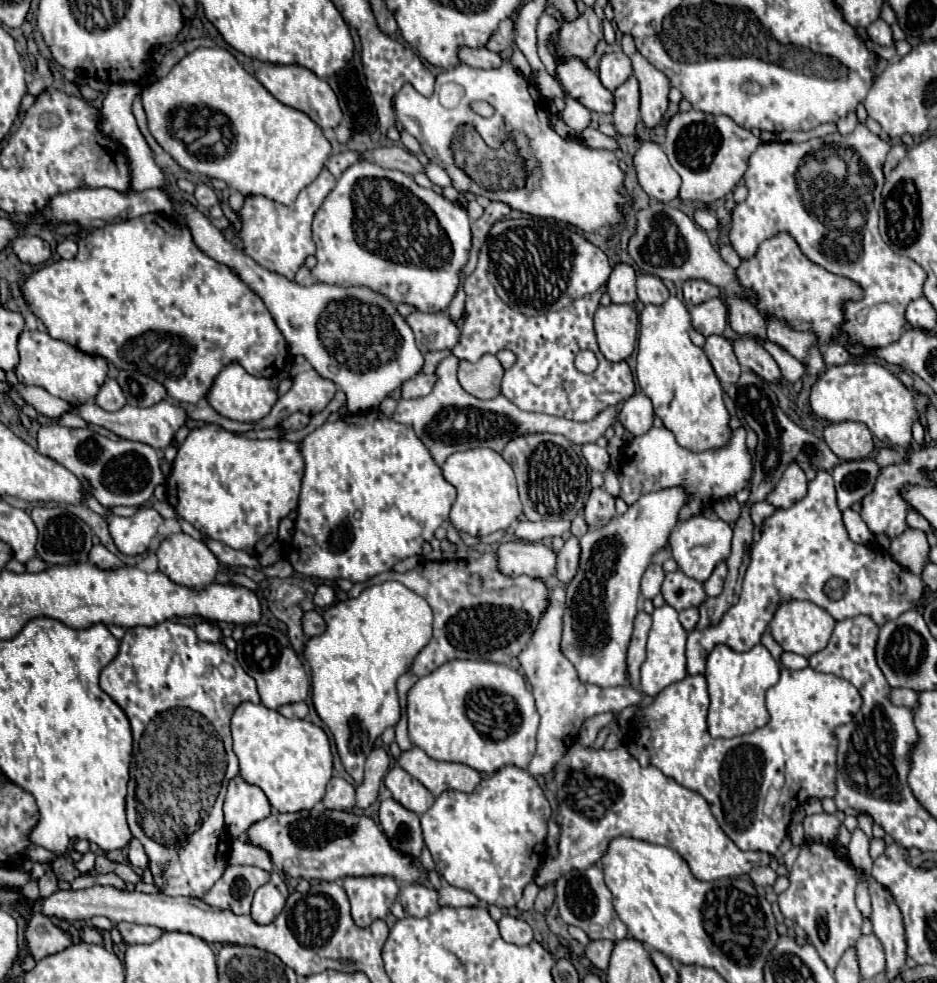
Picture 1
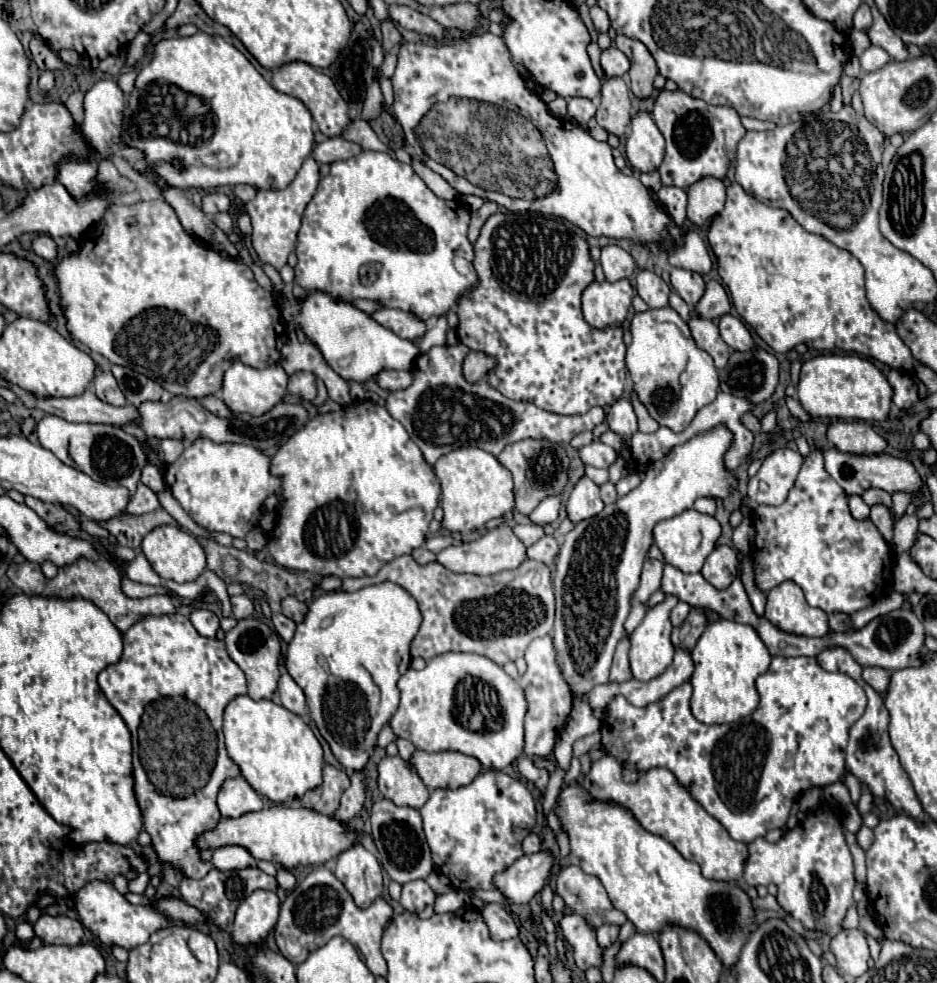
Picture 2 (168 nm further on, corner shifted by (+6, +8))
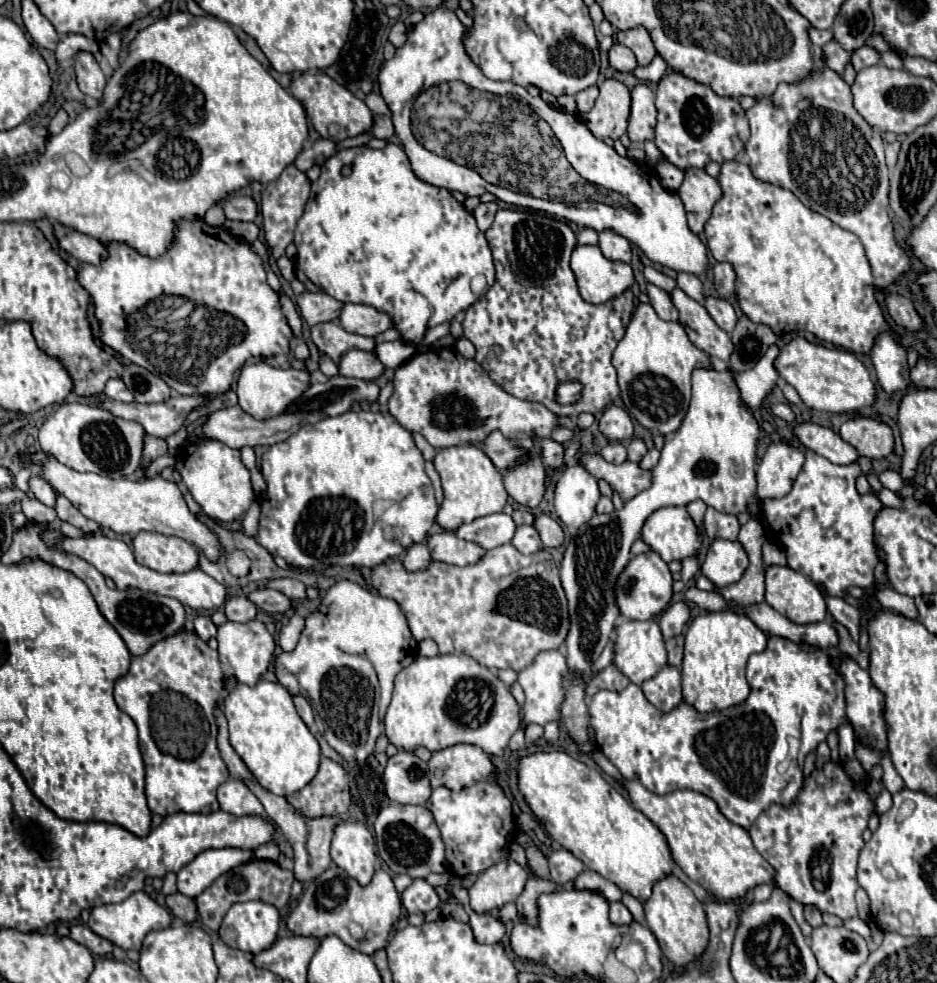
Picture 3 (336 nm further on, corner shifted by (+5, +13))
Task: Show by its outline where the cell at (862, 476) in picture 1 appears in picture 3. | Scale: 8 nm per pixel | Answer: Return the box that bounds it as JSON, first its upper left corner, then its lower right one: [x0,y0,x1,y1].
[792,423,858,465]

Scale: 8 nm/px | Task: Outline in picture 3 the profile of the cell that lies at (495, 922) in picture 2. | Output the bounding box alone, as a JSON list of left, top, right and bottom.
[470,915,504,943]

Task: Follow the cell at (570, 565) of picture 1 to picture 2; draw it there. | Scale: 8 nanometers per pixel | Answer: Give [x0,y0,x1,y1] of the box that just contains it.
[527,536,561,566]

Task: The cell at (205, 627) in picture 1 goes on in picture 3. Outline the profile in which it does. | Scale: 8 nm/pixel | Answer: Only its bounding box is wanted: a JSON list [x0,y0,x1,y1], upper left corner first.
[194,617,216,641]

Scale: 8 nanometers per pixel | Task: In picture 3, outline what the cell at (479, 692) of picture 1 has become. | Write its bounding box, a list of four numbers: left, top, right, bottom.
[384,655,520,755]

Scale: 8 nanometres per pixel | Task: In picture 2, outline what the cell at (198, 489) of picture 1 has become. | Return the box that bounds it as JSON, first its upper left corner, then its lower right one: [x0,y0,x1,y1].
[165,438,283,538]

